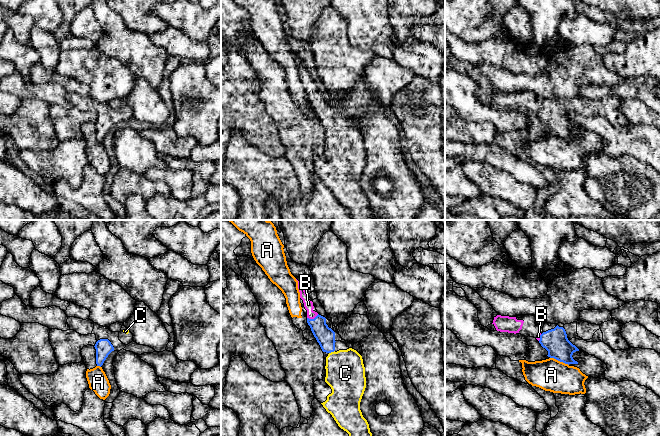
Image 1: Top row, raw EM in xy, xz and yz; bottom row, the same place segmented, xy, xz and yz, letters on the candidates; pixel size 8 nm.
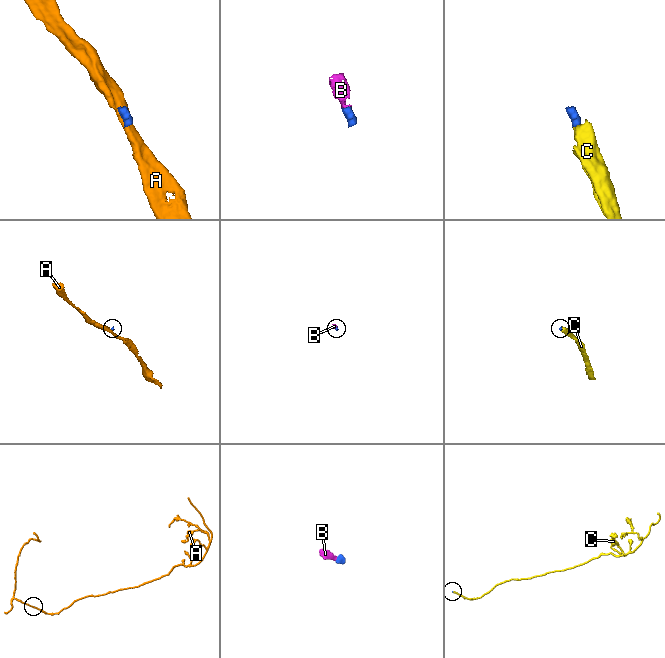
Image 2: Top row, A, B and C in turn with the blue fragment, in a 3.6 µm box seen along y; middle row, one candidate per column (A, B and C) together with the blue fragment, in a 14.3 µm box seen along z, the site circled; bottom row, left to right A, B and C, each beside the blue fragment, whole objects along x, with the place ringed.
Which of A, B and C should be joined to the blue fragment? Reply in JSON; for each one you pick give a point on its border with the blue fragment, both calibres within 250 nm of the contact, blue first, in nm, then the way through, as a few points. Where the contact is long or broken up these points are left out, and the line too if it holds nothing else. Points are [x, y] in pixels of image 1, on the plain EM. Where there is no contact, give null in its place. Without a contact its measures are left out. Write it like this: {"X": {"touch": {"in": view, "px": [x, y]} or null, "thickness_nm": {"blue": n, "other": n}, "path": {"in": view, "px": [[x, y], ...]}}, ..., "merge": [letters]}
{"B": {"touch": {"in": "xz", "px": [312, 95]}, "thickness_nm": {"blue": 160, "other": 70}, "path": {"in": "xz", "px": [[325, 112], [312, 95], [308, 80]]}}, "C": {"touch": {"in": "xz", "px": [331, 127]}, "thickness_nm": {"blue": 160, "other": 320}, "path": {"in": "xz", "px": [[325, 112], [331, 127], [345, 149]]}}, "merge": ["B", "C"]}

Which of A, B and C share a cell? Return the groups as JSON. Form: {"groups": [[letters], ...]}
{"groups": [["A"], ["B", "C"]]}

